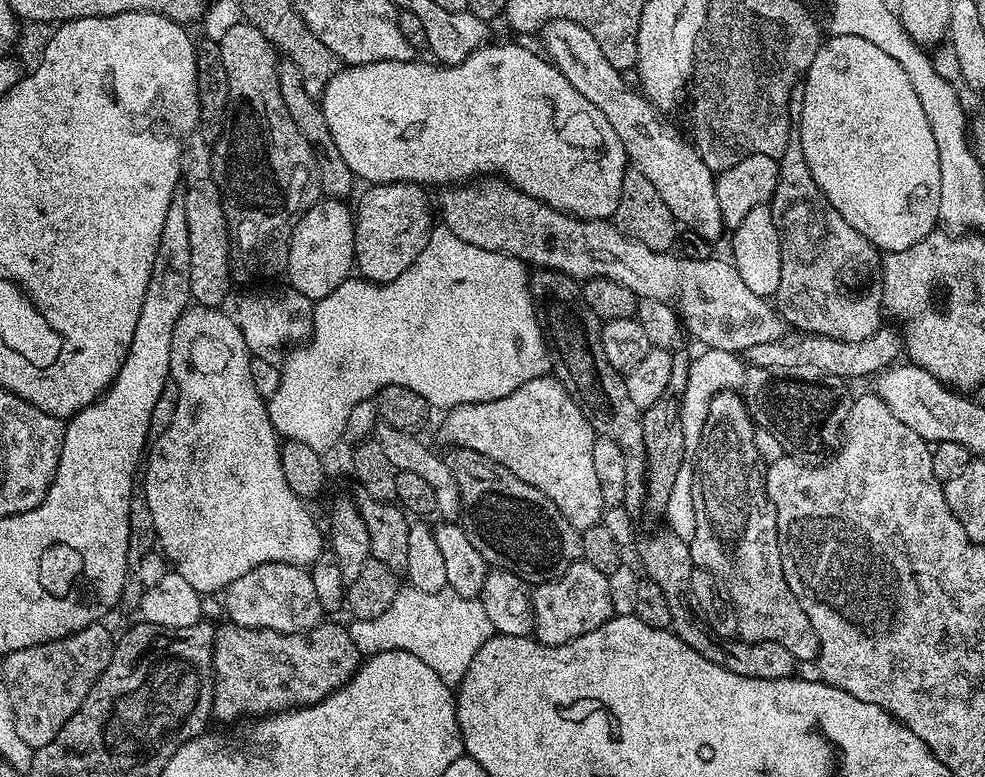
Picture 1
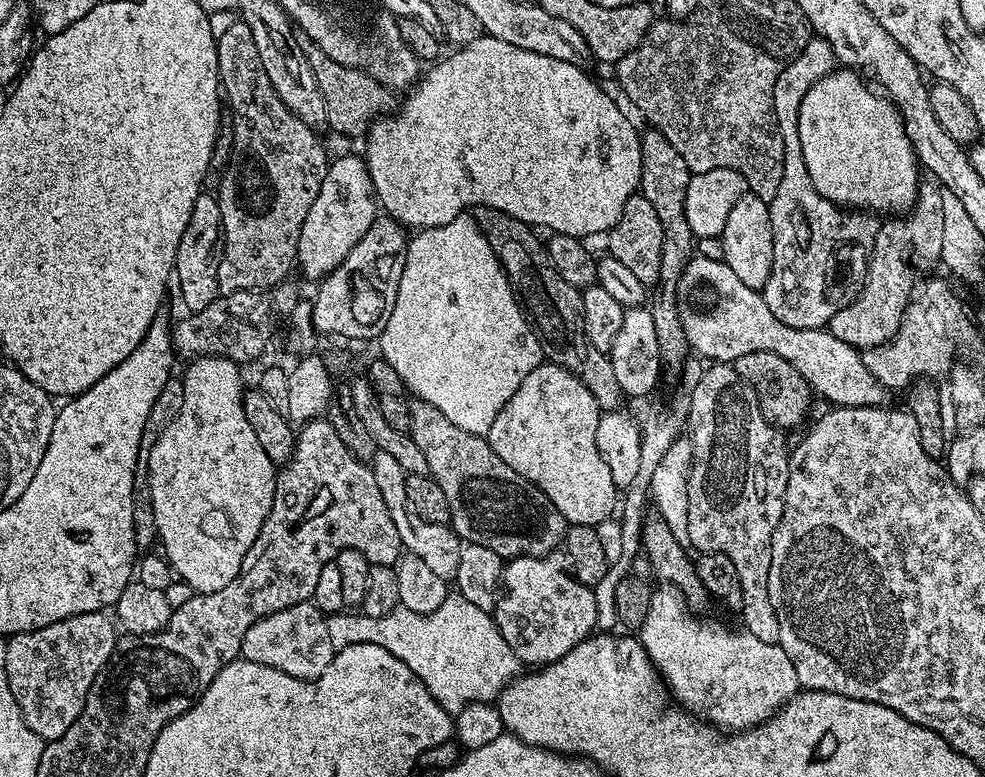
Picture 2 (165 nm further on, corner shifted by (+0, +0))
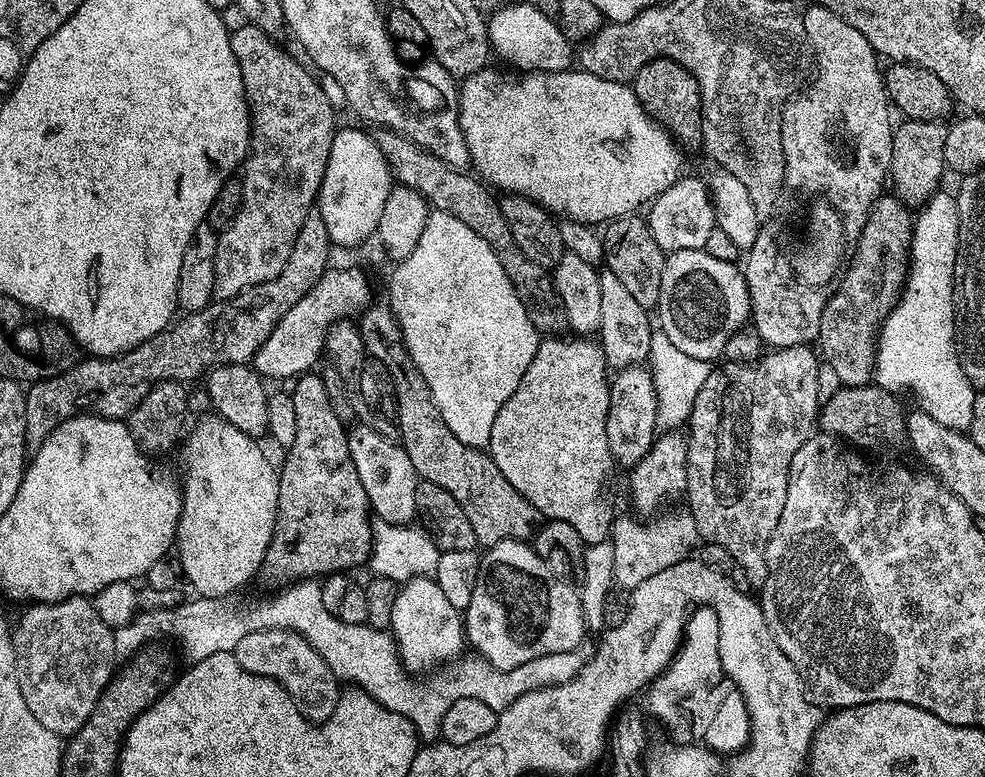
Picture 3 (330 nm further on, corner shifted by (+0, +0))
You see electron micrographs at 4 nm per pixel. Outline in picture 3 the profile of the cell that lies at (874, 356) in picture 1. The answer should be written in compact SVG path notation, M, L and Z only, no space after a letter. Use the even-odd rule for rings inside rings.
M910 120L895 125L890 188L901 202L909 206L923 206L938 192L940 179L946 173L944 143L949 125L939 120Z

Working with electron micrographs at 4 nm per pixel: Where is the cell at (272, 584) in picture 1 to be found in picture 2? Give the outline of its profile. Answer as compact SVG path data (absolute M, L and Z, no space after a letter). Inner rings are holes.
M295 604L286 610L278 610L250 626L246 638L242 638L240 656L250 662L268 664L299 680L316 680L330 666L334 649L330 642L330 630L325 613L315 604Z

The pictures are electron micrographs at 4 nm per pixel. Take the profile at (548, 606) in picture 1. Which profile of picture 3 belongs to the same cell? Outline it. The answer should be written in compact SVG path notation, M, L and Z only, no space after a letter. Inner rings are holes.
M507 540L491 545L488 553L480 556L478 578L474 582L474 594L470 594L470 604L463 609L464 634L483 659L491 662L501 672L514 670L542 654L562 654L562 650L574 650L578 642L585 639L586 629L582 618L580 593L564 580L555 576L553 569L536 553L531 543L523 540Z

